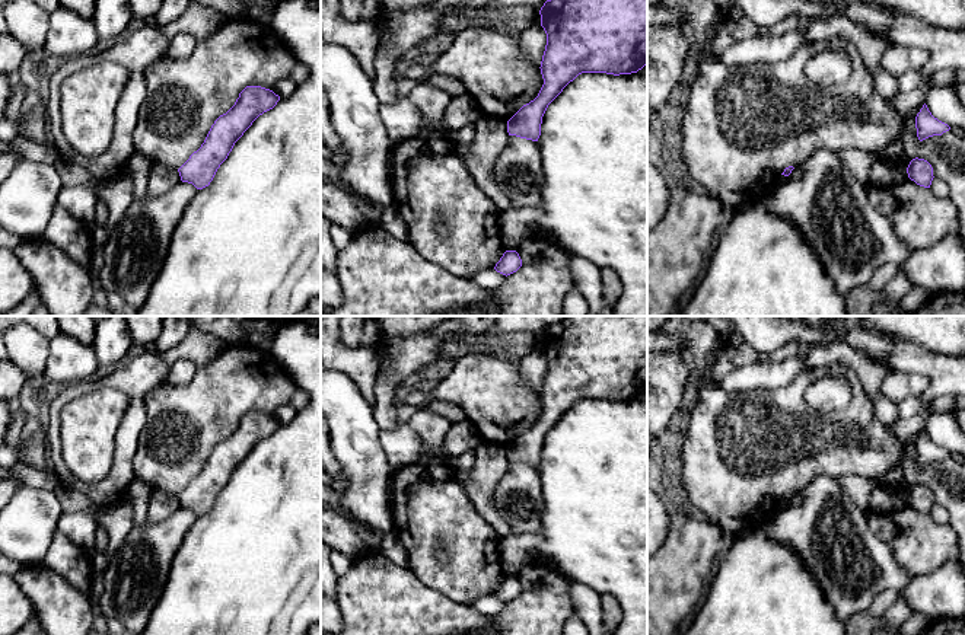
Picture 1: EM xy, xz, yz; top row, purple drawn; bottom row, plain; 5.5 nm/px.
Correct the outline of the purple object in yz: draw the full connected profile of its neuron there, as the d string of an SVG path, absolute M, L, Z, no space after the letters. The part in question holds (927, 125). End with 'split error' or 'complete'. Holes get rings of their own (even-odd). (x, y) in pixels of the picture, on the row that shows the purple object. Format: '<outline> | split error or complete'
M926 103L915 117L915 128L920 141L933 135L942 135L943 133L950 130L948 124L939 121L931 115Z | complete

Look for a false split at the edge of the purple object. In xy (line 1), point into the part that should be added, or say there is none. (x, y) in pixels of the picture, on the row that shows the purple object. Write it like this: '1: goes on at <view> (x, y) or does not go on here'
1: does not go on here

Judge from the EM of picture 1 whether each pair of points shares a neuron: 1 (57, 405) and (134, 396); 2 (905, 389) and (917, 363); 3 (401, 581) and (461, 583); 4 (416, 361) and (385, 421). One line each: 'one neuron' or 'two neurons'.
1: one neuron
2: two neurons
3: two neurons
4: one neuron

